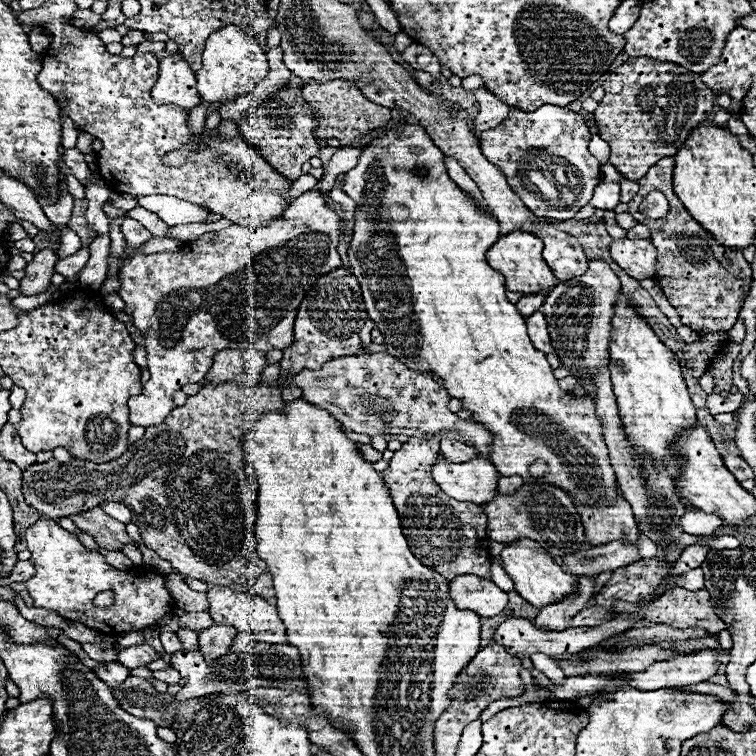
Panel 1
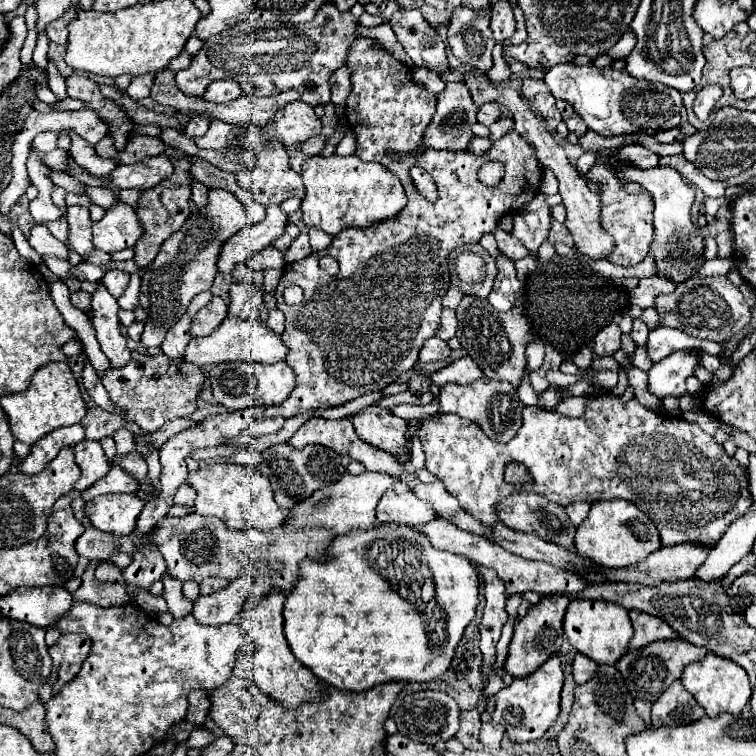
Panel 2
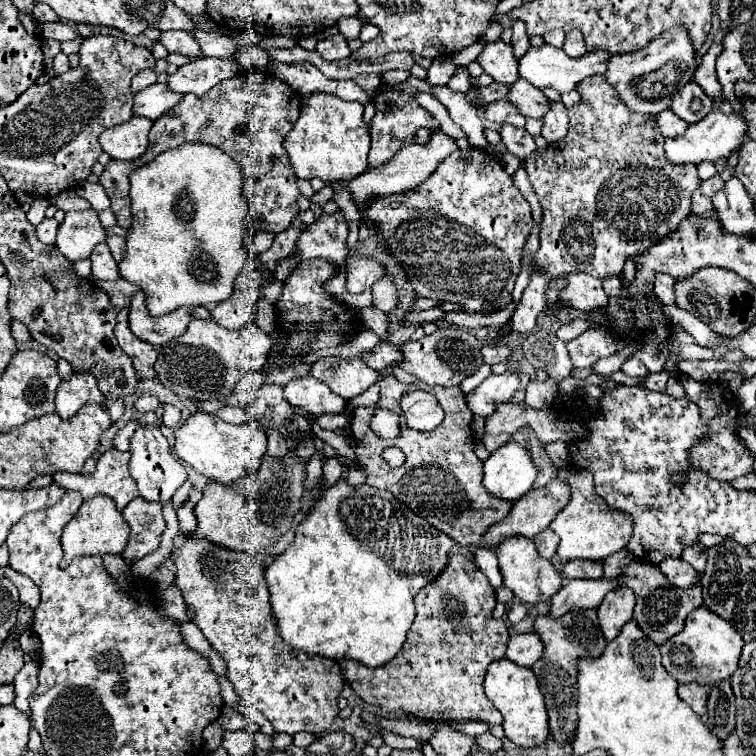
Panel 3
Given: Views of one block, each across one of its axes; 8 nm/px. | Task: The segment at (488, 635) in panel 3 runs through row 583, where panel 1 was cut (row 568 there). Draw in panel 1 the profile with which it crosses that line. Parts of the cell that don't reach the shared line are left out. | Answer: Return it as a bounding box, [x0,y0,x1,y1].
[382,438,490,580]

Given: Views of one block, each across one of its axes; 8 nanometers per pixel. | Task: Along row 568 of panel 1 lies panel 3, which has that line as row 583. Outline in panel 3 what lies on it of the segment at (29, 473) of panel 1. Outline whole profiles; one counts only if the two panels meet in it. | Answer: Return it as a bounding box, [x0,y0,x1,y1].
[172,506,344,736]

